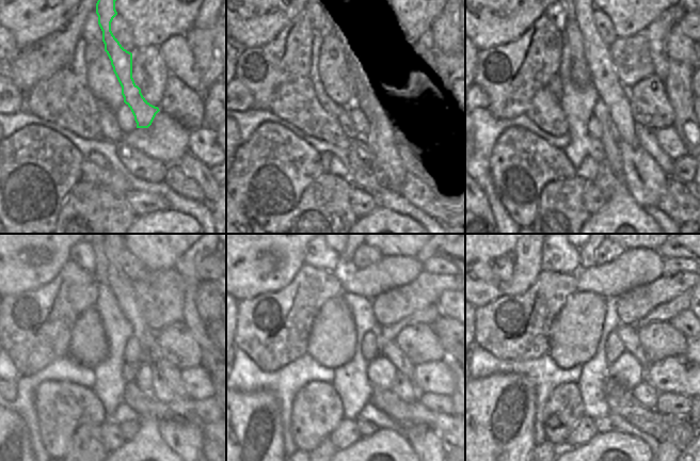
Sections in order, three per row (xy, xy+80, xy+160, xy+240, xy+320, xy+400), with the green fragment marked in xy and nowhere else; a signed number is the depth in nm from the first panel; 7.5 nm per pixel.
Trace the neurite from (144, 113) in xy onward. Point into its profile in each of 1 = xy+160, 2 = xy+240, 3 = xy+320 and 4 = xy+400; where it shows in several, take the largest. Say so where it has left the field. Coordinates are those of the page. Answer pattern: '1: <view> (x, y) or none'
1: xy+160 (647, 181)
2: xy+240 (183, 433)
3: xy+320 (429, 448)
4: xy+400 (667, 450)

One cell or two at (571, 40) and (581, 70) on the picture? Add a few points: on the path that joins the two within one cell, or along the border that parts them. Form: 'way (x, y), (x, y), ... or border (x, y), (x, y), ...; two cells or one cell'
way (572, 47), (575, 63); one cell

